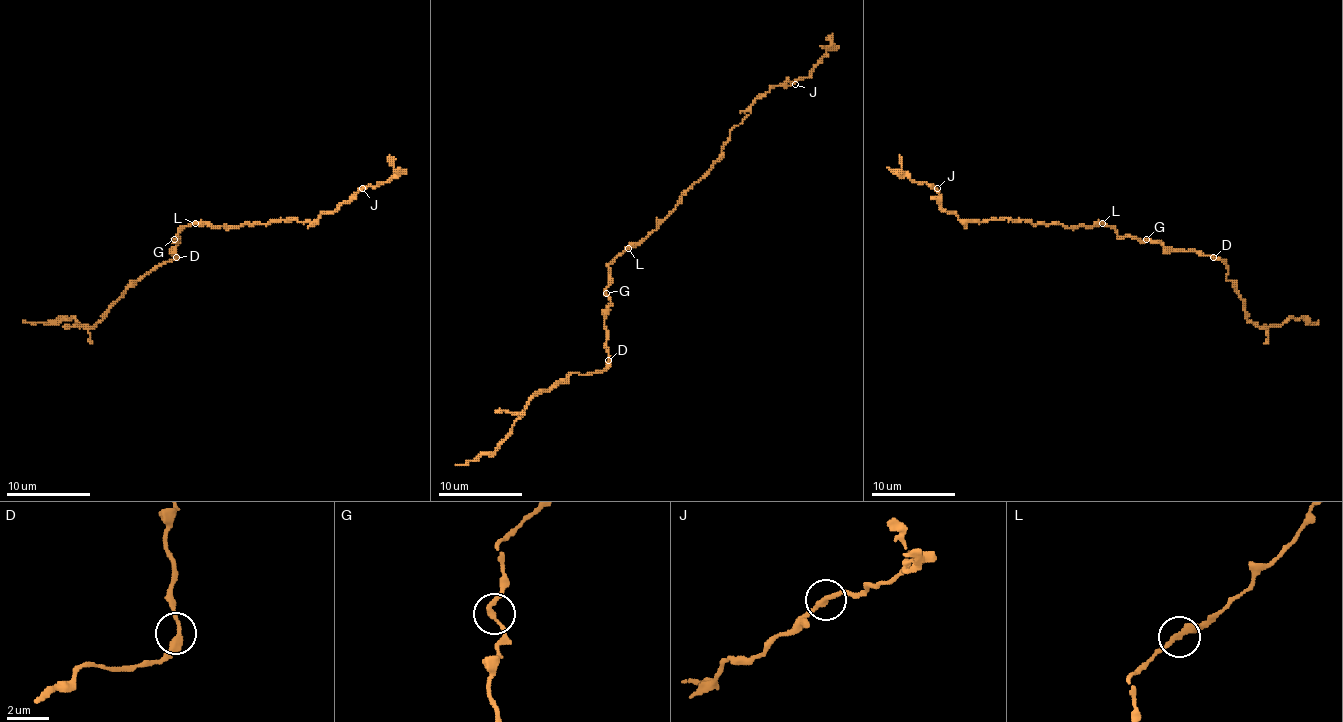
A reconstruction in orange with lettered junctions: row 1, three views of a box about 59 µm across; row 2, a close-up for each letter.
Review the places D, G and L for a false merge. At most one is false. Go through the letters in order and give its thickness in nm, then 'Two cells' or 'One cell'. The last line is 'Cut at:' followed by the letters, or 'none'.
D: Thickness 280 nm. One cell
G: Thickness 240 nm. One cell
L: Thickness 280 nm. One cell
Cut at: none

